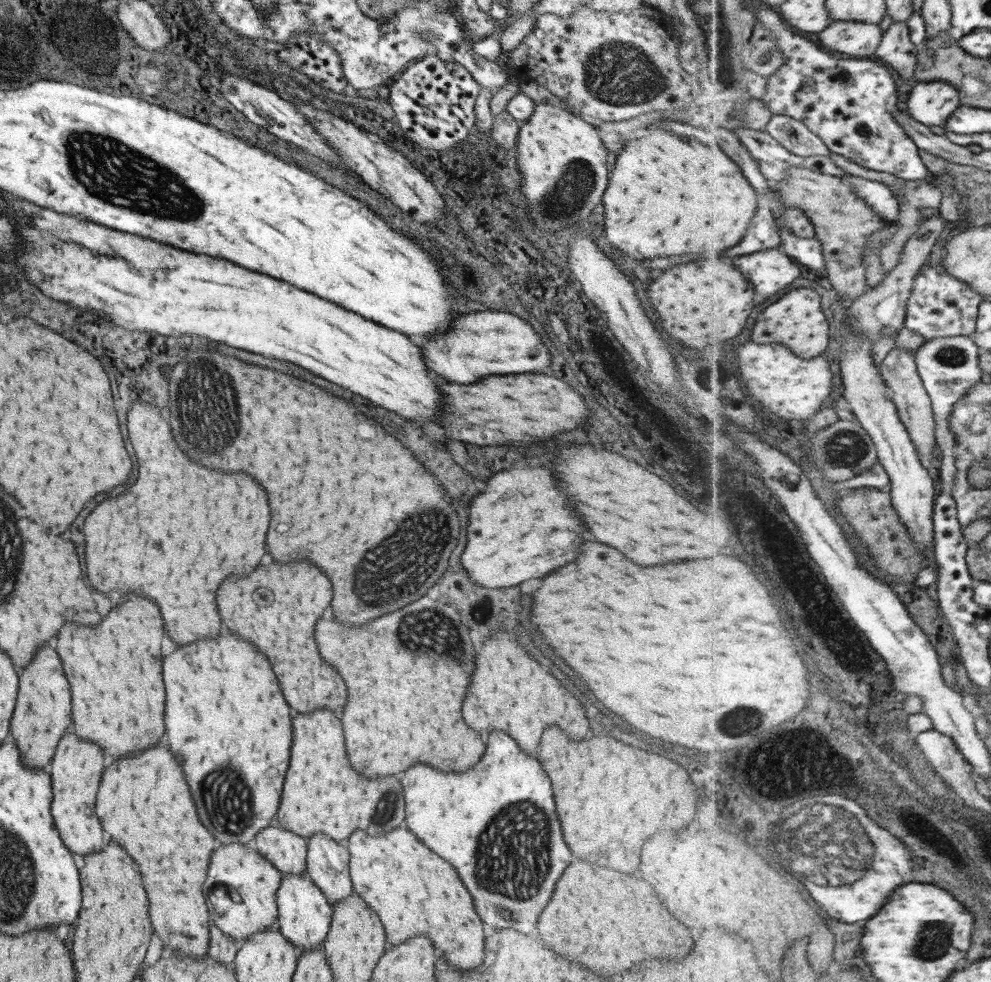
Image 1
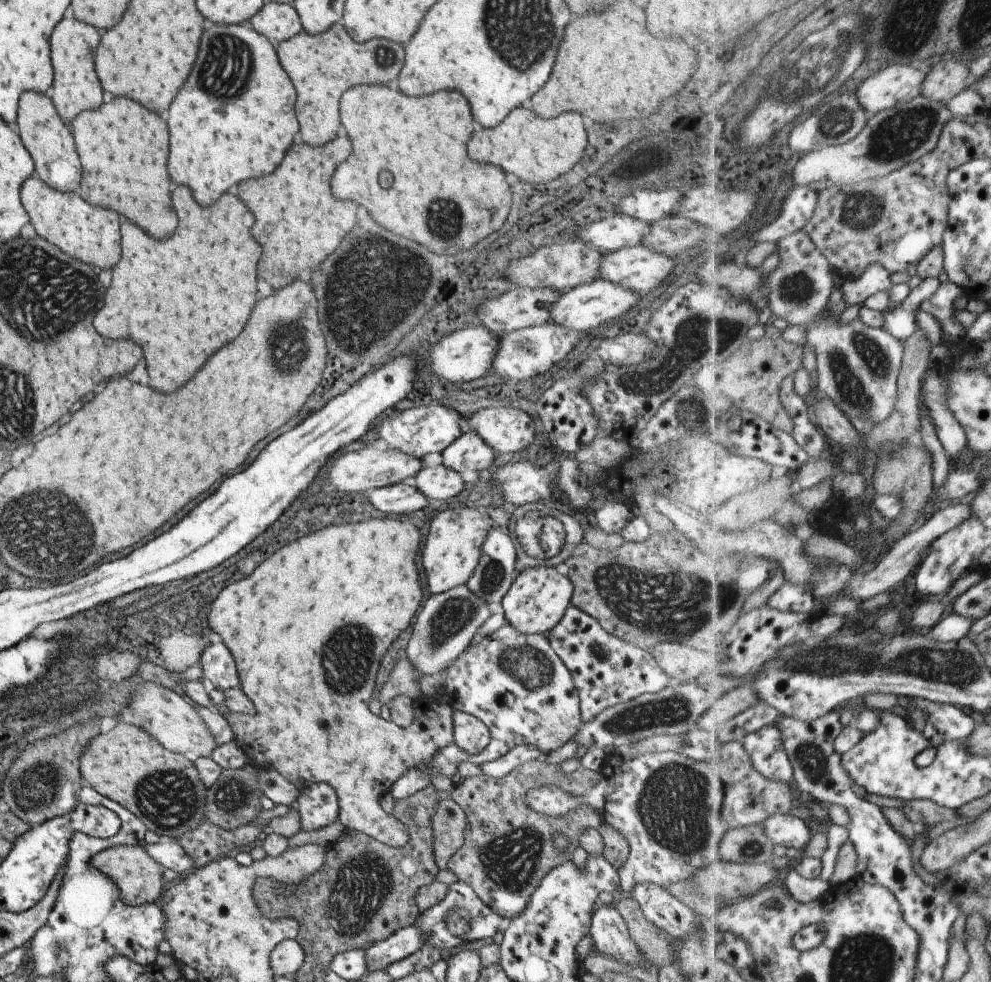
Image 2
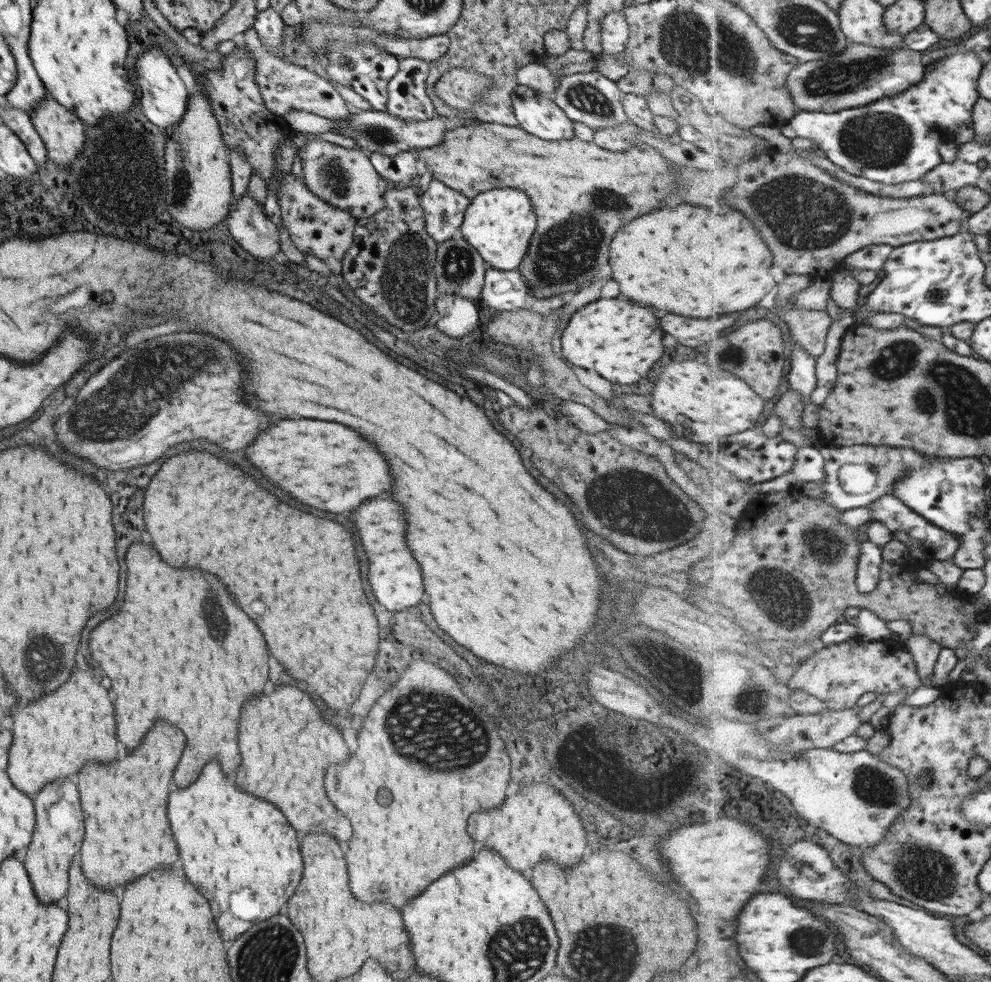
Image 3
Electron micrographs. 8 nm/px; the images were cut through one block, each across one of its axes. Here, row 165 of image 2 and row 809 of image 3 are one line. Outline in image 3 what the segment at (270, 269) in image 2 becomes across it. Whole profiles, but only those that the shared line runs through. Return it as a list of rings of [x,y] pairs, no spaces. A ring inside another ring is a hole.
[[[276,686],[272,694],[260,694],[248,700],[242,706],[238,724],[238,748],[242,764],[236,782],[242,790],[276,804],[302,834],[330,830],[342,842],[352,836],[350,820],[334,808],[324,790],[328,764],[344,760],[350,750],[340,730],[320,714],[320,708],[306,692],[294,686]]]

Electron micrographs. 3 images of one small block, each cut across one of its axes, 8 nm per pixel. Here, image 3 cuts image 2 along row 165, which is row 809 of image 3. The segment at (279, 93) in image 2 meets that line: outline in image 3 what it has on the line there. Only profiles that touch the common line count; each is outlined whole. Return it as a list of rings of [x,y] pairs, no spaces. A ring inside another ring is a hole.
[[[214,758],[204,766],[196,782],[170,792],[168,822],[172,826],[186,876],[208,898],[212,910],[218,912],[214,914],[214,920],[224,940],[234,940],[238,935],[246,934],[252,925],[278,914],[281,906],[288,904],[288,899],[294,896],[304,870],[296,830],[274,804],[238,790]]]

